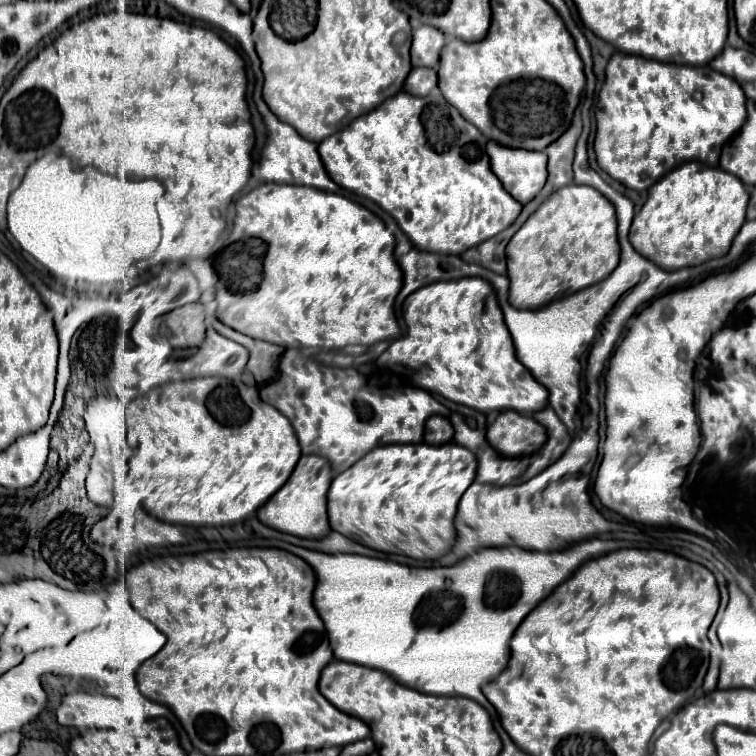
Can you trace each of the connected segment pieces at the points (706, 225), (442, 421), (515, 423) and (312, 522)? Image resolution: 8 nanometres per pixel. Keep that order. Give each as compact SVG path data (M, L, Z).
M686 161L650 187L648 201L630 227L630 243L642 257L668 271L724 257L746 221L748 197L742 181L730 173L700 161Z
M434 415L426 421L426 431L424 431L424 441L430 445L442 445L452 441L452 425L446 417Z
M502 411L488 427L490 445L508 457L536 453L544 447L546 439L546 429L536 419L516 411Z
M302 455L294 473L286 481L286 485L268 499L262 509L258 509L258 519L282 533L290 533L296 537L308 537L308 539L322 539L330 533L328 513L326 513L326 495L332 483L332 471L328 459L320 455Z

